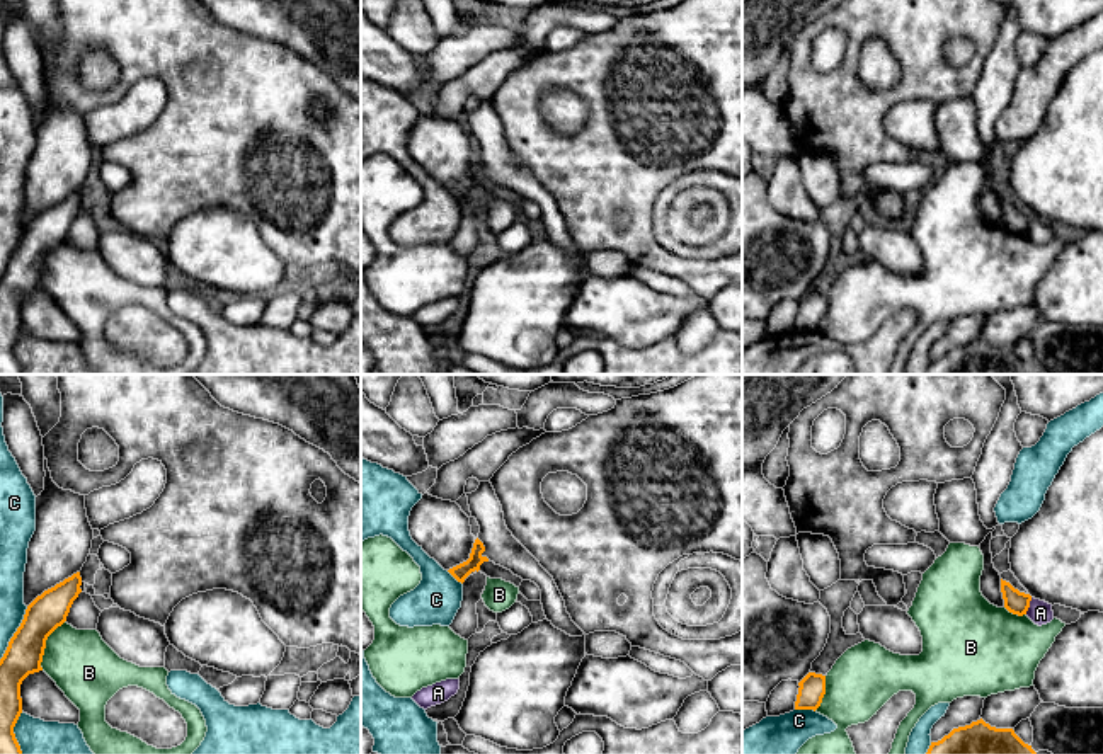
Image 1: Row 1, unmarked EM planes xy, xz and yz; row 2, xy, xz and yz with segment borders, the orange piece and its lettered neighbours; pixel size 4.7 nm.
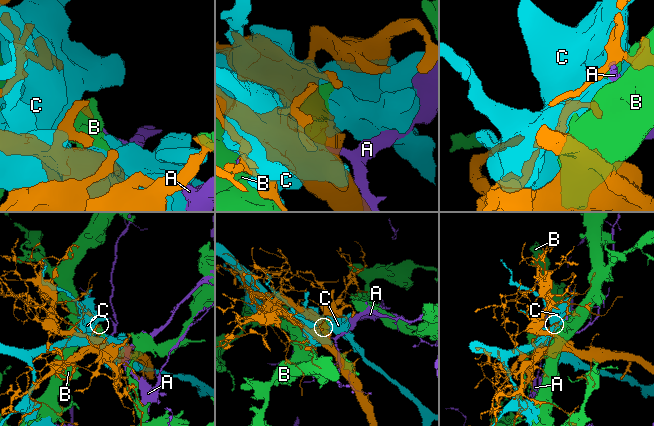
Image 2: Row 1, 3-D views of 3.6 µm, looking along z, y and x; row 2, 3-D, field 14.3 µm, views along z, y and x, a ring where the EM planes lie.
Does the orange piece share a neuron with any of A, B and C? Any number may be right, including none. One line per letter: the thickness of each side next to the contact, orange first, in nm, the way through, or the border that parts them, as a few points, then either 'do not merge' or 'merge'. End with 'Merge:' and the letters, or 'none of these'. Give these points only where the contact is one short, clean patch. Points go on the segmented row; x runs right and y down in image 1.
A: calibres 110 and 110 nm; do not merge
B: calibres 180 and 300 nm; do not merge
C: calibres 180 and 120 nm; do not merge
Merge: none of these

